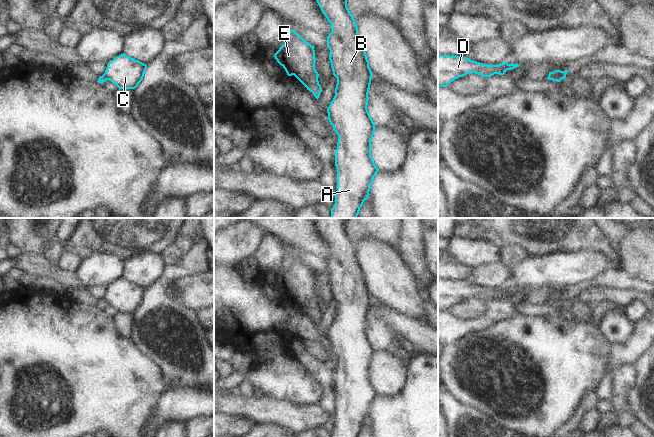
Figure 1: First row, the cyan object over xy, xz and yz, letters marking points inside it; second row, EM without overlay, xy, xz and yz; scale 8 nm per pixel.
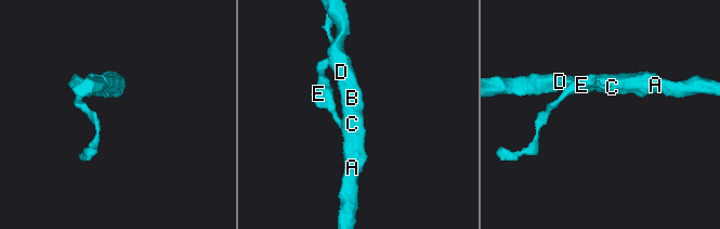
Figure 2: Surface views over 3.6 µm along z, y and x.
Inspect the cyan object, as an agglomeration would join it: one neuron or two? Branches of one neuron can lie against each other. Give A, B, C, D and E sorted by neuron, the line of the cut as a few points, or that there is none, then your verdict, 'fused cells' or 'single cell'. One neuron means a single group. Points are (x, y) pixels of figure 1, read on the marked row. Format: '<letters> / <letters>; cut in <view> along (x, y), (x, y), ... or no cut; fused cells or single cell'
A B C D / E; cut in yz along (548, 75), (558, 75), (562, 78); fused cells

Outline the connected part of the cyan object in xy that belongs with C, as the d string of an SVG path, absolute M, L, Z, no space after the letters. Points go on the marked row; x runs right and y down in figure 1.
M123 53L107 64L104 74L119 89L135 89L143 80L146 69L146 64Z

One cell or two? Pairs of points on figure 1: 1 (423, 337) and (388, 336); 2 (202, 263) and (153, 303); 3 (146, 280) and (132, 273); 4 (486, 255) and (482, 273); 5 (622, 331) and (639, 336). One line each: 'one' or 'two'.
1: two
2: one
3: one
4: two
5: two

